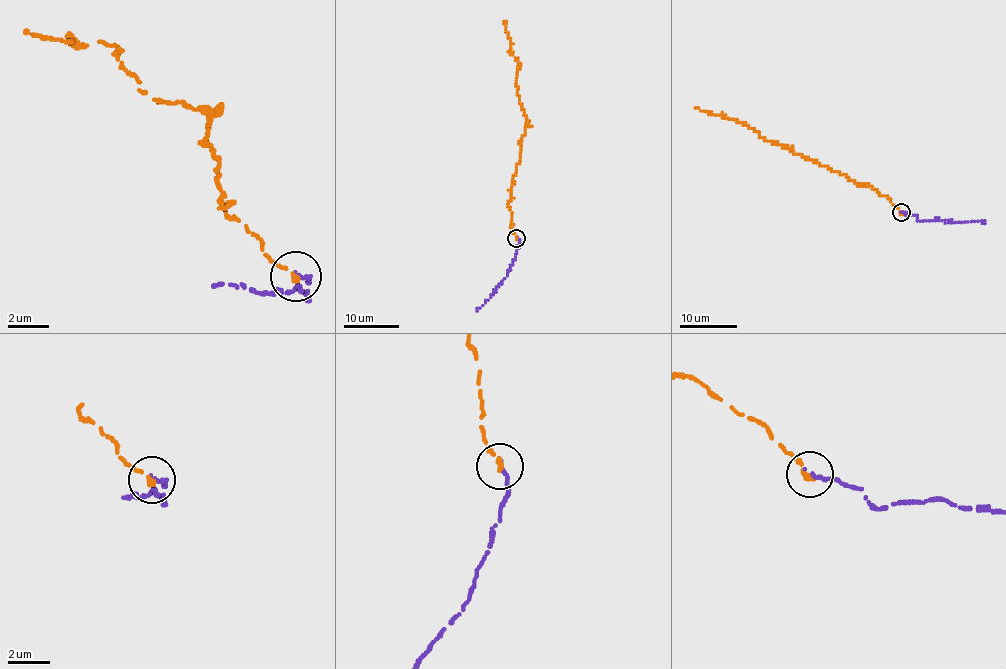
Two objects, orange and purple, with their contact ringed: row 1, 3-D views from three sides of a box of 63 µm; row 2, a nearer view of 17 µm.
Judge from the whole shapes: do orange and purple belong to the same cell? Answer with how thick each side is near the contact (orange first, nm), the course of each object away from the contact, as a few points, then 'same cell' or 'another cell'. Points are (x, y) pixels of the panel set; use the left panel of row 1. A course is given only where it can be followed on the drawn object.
280 nm thick on the orange side, 220 nm on the other; orange runs (294, 277), (224, 205), (231, 202), (221, 210), (205, 114), (137, 90), (114, 45), (22, 32); purple runs (295, 277), (311, 274), (310, 299), (297, 287), (255, 290), (212, 288); same cell

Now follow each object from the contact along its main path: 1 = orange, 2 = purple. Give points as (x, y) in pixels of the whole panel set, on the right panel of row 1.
1: (901, 212), (870, 185), (858, 185), (845, 175), (766, 142), (760, 134), (736, 120), (696, 108)
2: (902, 212), (922, 221), (984, 222)

